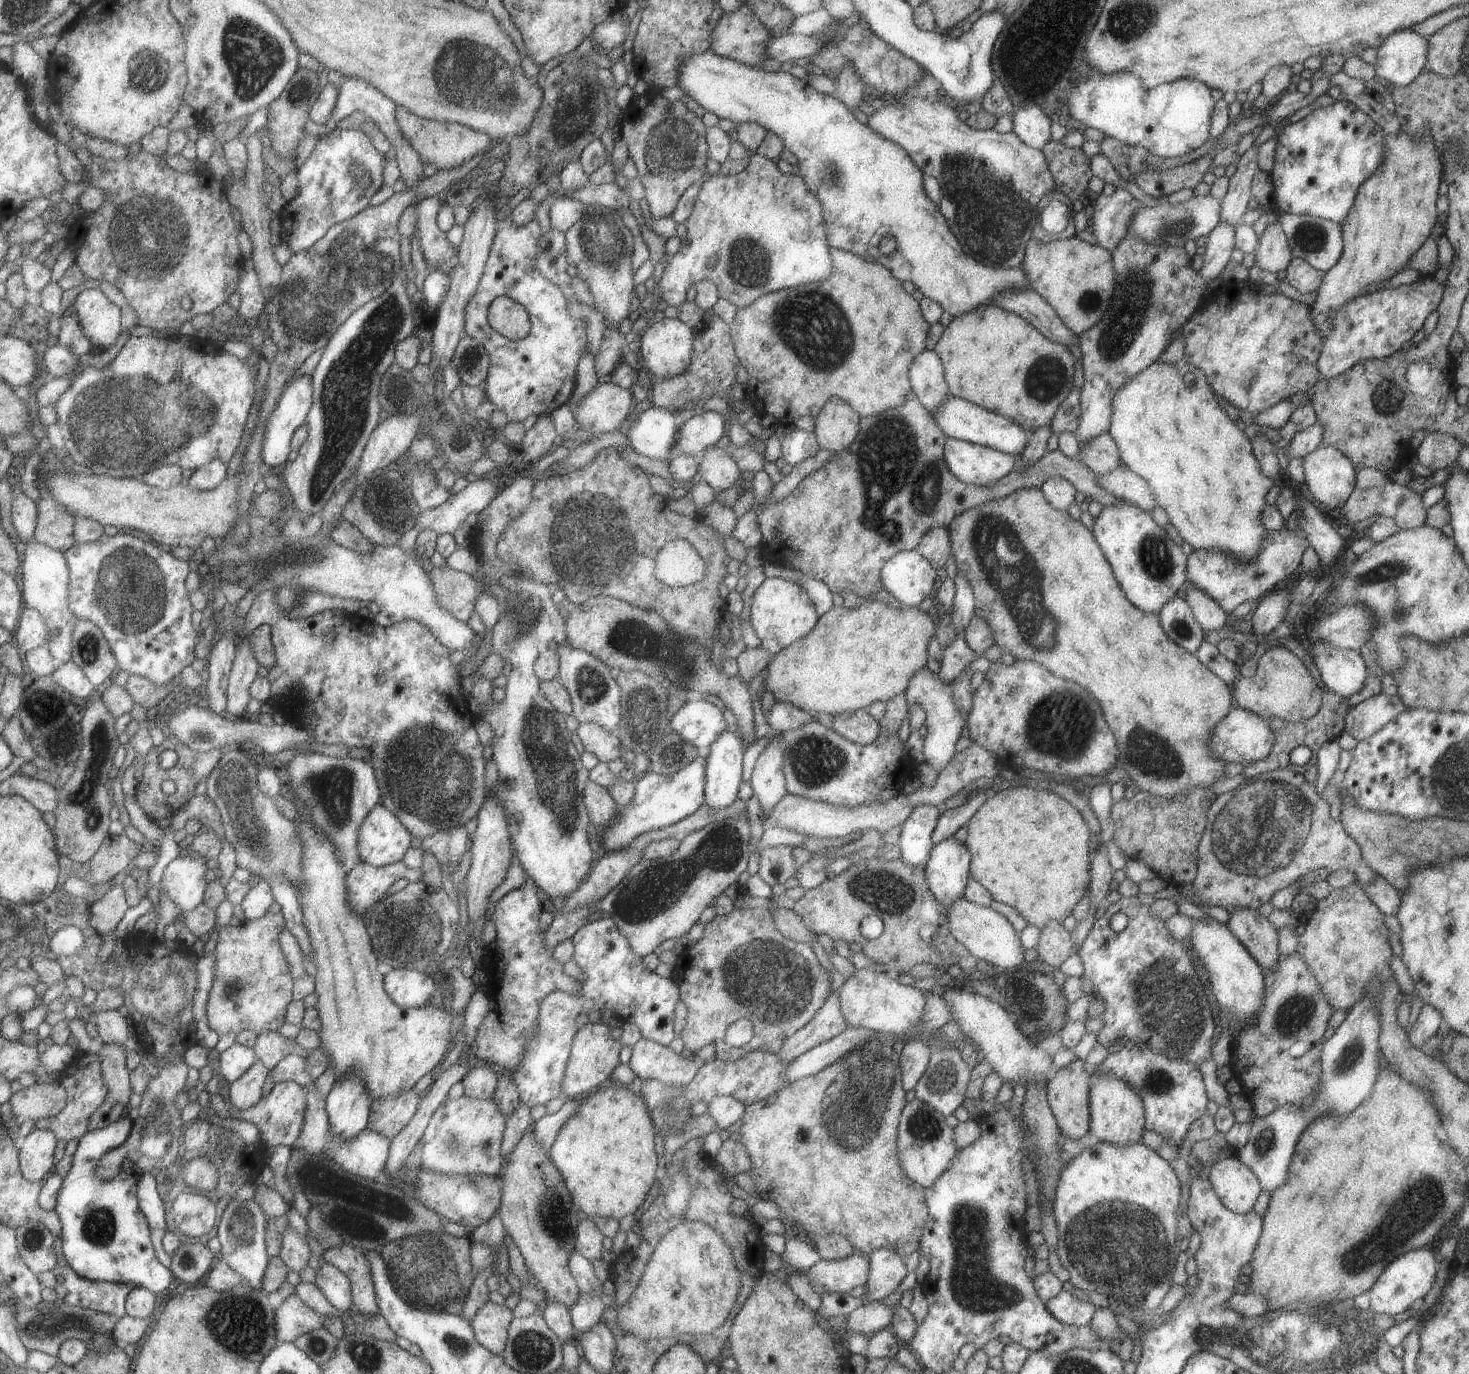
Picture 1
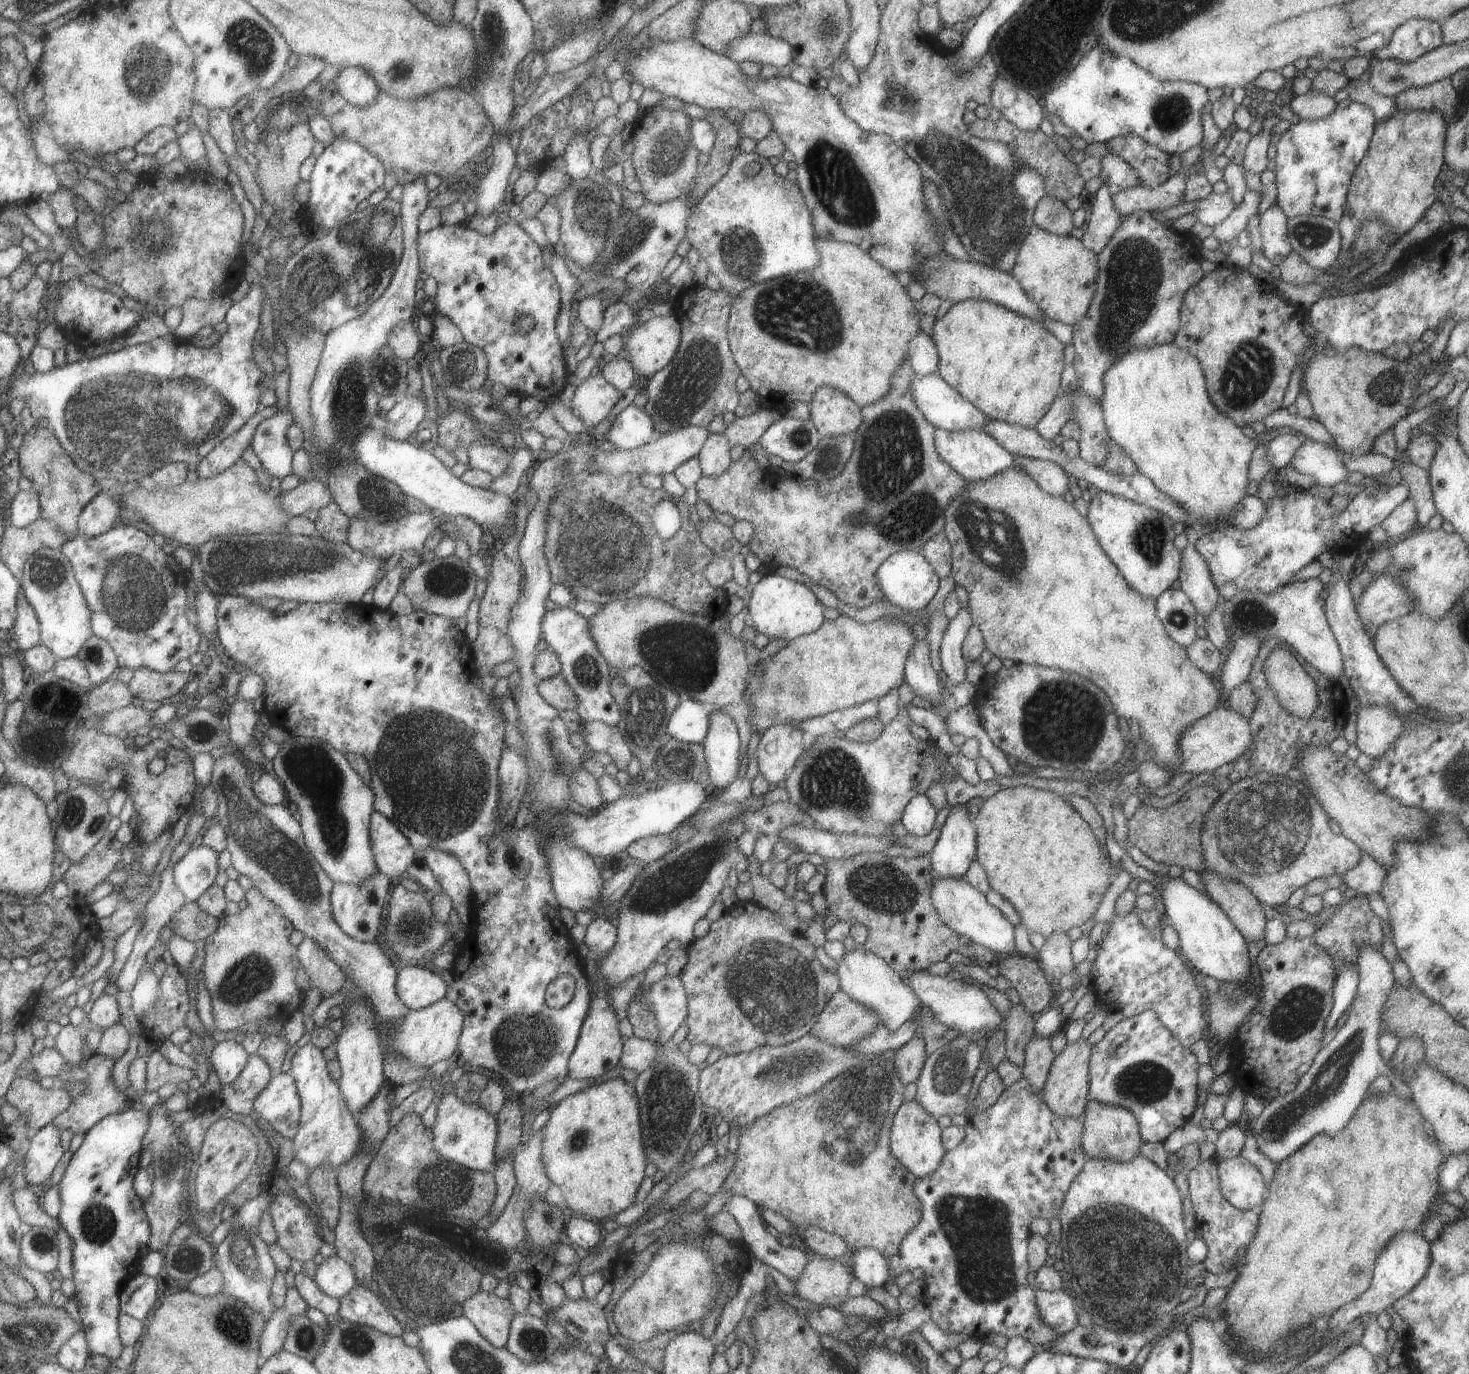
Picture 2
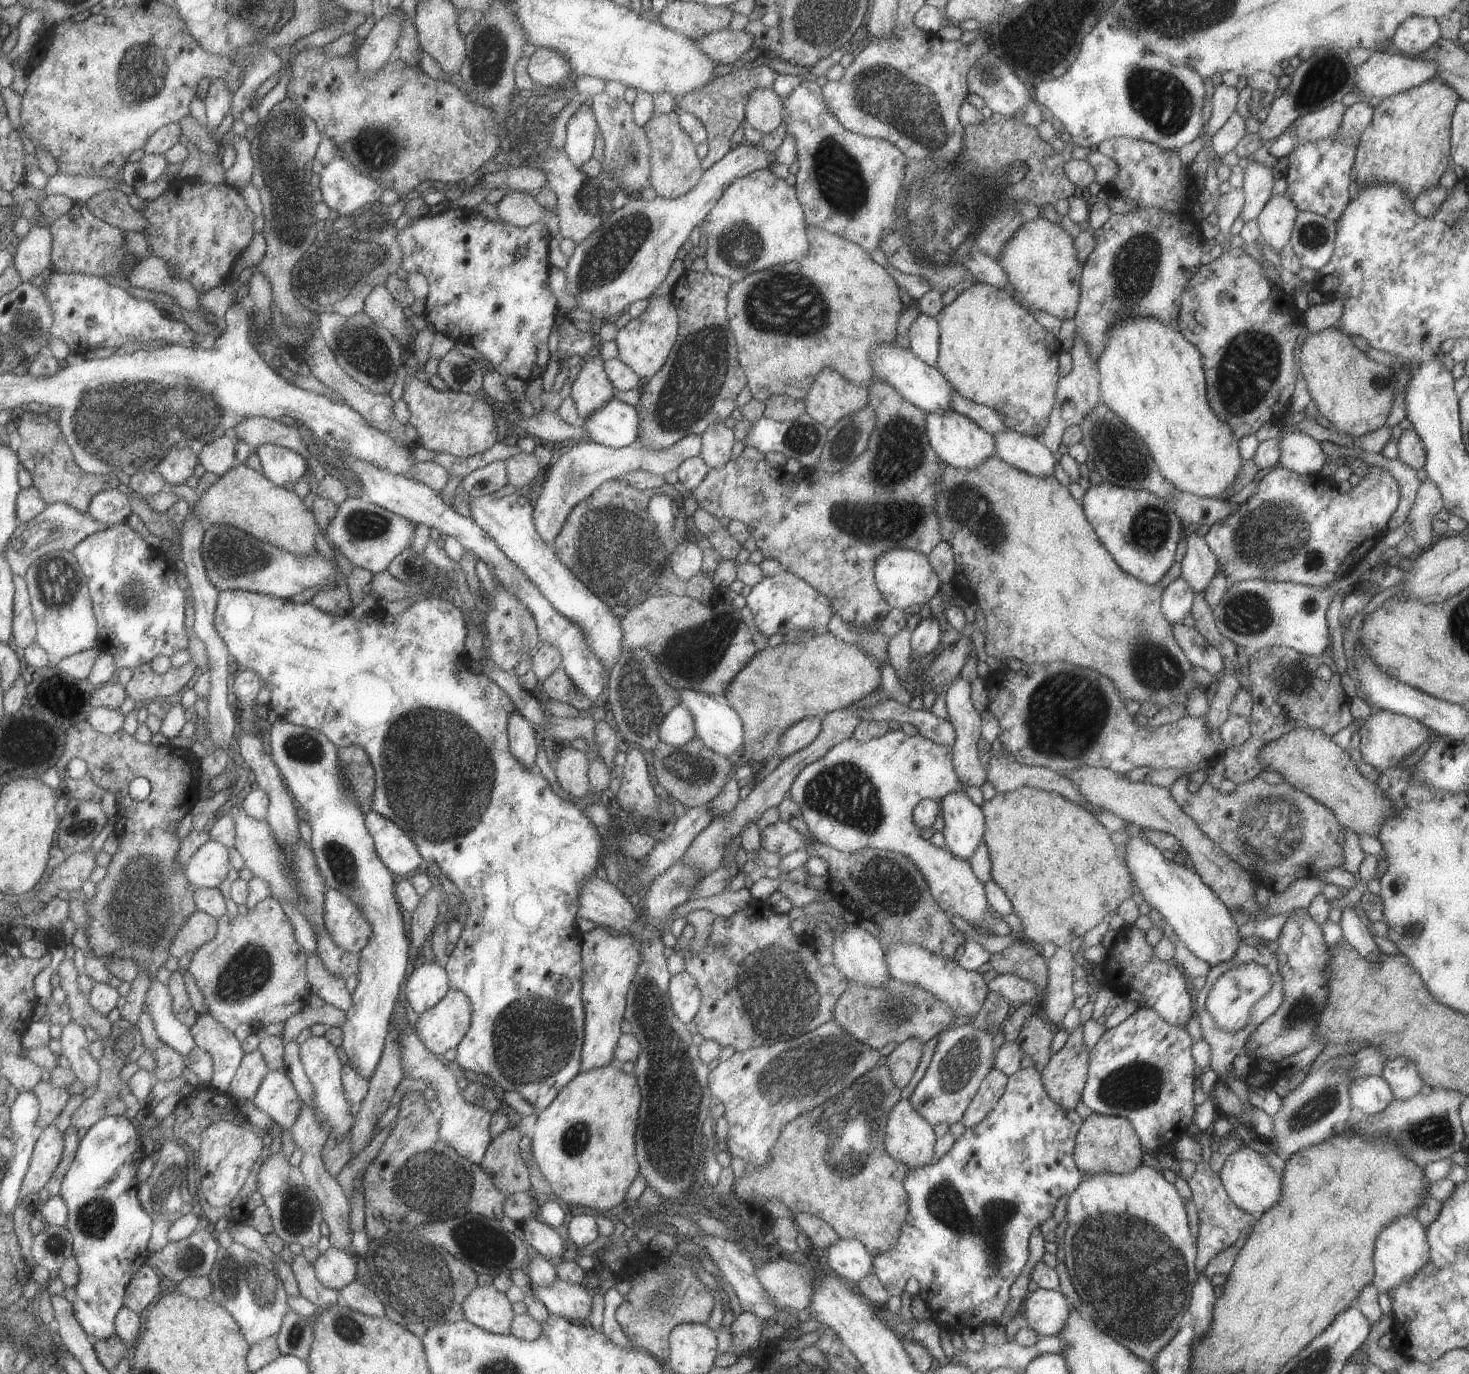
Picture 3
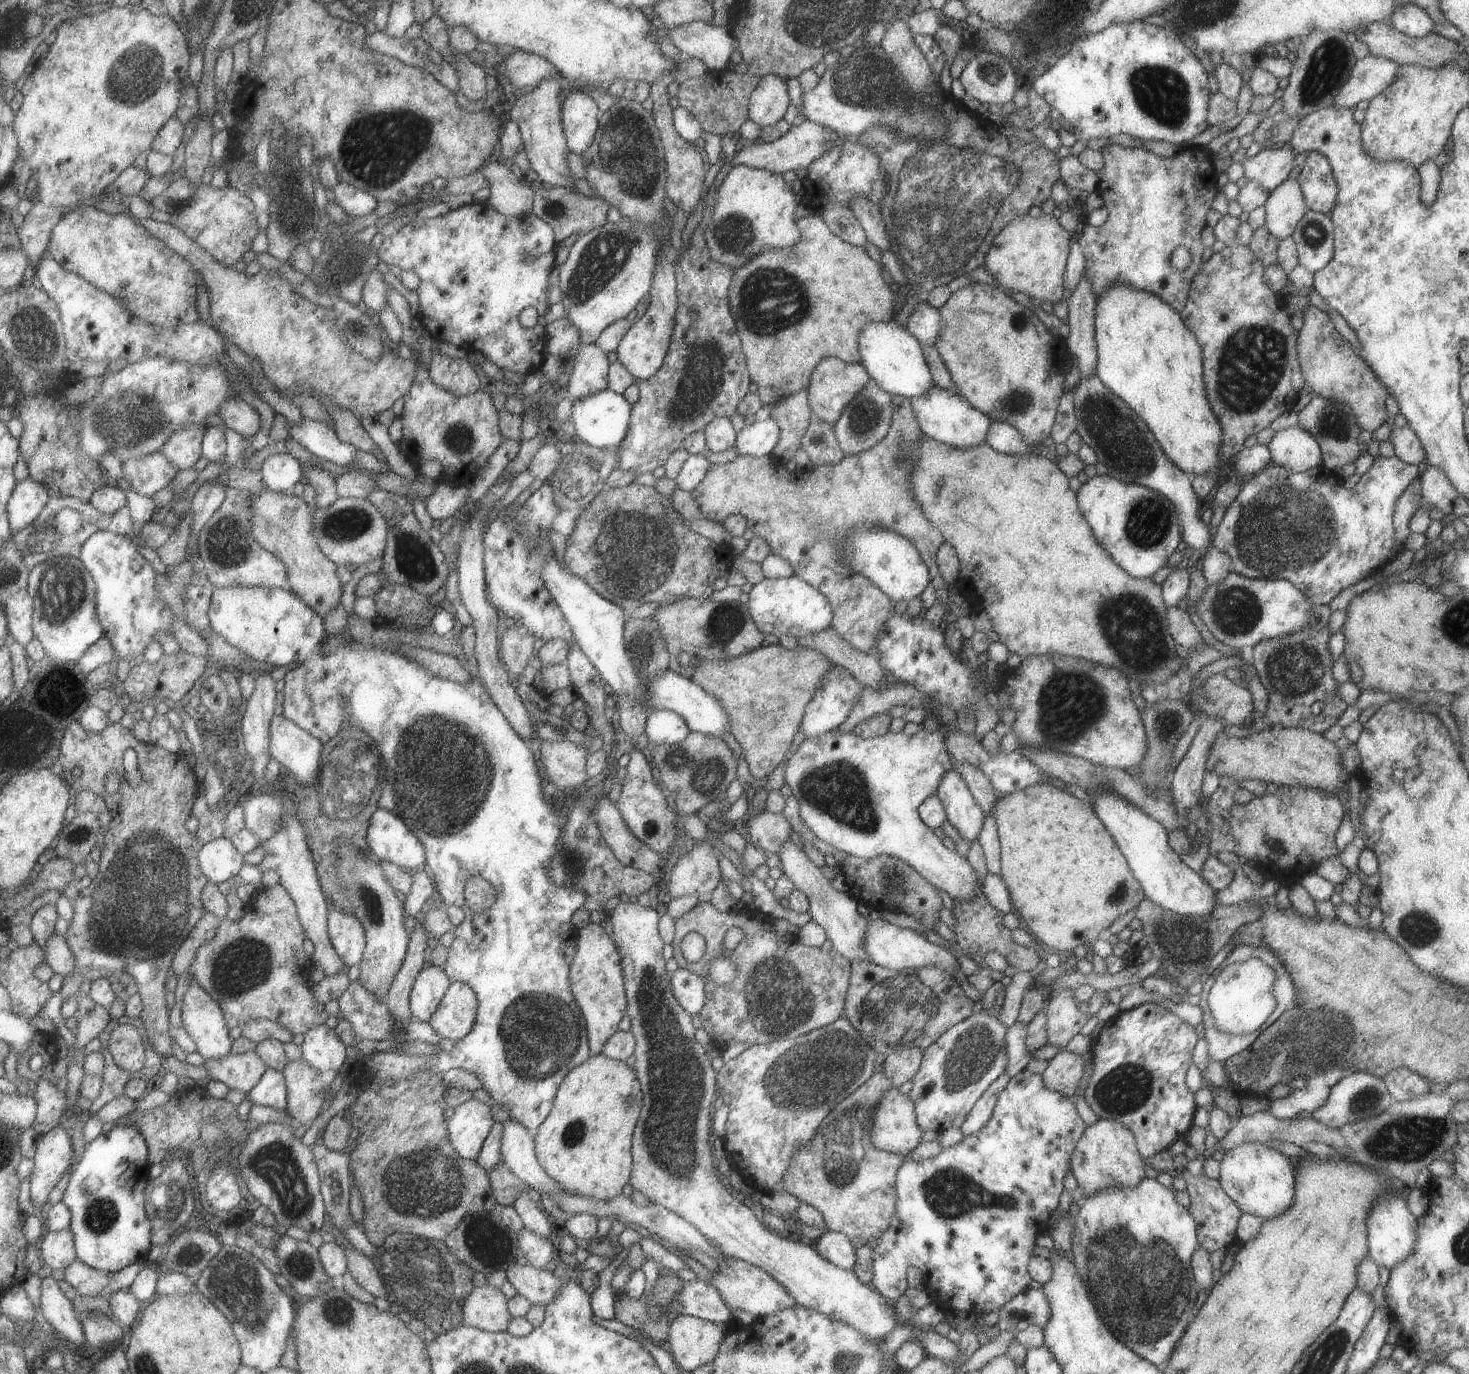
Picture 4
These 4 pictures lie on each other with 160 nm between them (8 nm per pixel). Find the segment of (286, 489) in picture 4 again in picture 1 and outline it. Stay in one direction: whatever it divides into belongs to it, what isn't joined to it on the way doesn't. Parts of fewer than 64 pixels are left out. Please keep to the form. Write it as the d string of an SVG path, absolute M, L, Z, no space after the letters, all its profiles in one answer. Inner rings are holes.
M309 374L284 388L281 400L266 424L262 453L267 467L281 466L289 458L290 439L305 422L312 398L313 384Z

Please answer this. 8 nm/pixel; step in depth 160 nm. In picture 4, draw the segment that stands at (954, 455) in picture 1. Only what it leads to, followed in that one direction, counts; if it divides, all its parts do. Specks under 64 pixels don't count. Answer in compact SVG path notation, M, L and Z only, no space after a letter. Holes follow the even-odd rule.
M934 384L927 389L925 394L911 398L909 403L922 435L939 444L945 444L949 448L967 450L967 448L975 448L977 444L983 444L985 434L992 424L985 414L972 408L959 394L951 390L943 390Z

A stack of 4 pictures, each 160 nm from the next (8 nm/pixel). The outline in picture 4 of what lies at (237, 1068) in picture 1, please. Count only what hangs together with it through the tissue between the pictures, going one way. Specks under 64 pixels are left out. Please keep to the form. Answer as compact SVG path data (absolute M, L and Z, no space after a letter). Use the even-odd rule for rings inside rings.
M194 978L189 982L189 989L182 999L182 1022L188 1034L197 1042L198 1052L206 1059L221 1060L225 1056L232 1054L236 1040L229 1036L230 1027L225 1020L225 1013L221 1004L211 997L211 994L205 990Z

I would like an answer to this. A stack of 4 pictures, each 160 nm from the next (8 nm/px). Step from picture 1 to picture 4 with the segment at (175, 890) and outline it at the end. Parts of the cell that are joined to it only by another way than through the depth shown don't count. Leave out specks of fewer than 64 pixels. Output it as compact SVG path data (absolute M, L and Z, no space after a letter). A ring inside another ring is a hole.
M225 837L205 843L199 852L199 866L209 882L221 884L242 872L245 855Z

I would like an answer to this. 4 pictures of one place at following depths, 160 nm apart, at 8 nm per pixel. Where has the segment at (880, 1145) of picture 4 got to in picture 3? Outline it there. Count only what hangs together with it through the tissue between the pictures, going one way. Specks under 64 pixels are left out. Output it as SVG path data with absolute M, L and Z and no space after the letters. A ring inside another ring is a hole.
M899 1099L888 1114L884 1145L887 1154L895 1160L901 1161L908 1167L915 1168L927 1165L934 1160L933 1145L935 1142L932 1126L911 1106L907 1099Z

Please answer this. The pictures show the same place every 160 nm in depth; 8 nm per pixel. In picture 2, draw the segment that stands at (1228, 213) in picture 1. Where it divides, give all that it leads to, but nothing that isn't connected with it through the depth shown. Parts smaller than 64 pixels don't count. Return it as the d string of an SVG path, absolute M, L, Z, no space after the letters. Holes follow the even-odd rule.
M1267 115L1261 123L1261 129L1254 136L1251 135L1249 142L1244 150L1242 160L1243 174L1245 171L1260 173L1267 168L1267 148L1274 143L1274 137L1271 132L1279 120L1275 115Z

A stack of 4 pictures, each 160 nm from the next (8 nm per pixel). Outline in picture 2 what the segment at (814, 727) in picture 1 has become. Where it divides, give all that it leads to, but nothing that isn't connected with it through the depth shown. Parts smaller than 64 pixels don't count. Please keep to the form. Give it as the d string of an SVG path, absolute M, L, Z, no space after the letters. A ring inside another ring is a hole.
M903 681L898 686L898 715L889 724L884 725L875 740L860 743L838 738L833 734L807 739L804 749L786 775L783 787L788 792L789 800L819 829L838 835L873 835L885 839L892 834L891 826L901 820L903 809L909 800L915 795L923 795L933 782L939 782L943 786L946 800L955 805L965 805L975 796L986 799L1003 789L995 776L988 781L980 780L976 785L970 785L960 776L949 778L942 773L935 758L937 746L931 740L914 738L907 729L907 722L910 718L904 706L913 697L911 687Z

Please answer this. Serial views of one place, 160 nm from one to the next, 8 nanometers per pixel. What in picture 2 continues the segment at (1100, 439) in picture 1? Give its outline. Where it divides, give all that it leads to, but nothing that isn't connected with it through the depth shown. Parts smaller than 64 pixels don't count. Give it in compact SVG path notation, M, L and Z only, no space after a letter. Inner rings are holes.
M1081 388L1074 391L1060 392L1049 405L1049 410L1036 422L1034 427L1041 437L1052 440L1060 433L1061 428L1067 421L1077 421L1079 423L1081 429L1078 440L1080 459L1090 465L1098 466L1106 453L1104 438L1107 437L1100 402L1094 401Z

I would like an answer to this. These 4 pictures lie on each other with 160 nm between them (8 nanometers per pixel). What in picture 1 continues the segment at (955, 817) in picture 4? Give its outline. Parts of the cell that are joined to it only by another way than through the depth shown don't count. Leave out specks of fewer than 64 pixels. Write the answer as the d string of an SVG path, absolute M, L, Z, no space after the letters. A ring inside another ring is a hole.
M953 837L933 845L924 866L924 877L932 895L944 906L964 894L970 876L970 852Z

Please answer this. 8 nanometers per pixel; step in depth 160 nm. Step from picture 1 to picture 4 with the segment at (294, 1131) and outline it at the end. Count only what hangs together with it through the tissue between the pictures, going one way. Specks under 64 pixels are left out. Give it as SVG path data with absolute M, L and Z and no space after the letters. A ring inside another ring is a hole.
M269 1067L261 1082L247 1096L254 1105L259 1104L283 1111L289 1104L287 1101L288 1091L283 1072Z

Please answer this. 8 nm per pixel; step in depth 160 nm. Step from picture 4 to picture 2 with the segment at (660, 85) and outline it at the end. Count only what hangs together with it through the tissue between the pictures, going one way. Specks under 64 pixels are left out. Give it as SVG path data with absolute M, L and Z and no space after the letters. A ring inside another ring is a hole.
M656 106L655 109L639 113L632 123L631 142L634 149L631 154L632 168L641 185L643 198L652 203L662 203L685 196L695 186L697 172L697 155L699 151L692 144L690 137L690 120L682 111L663 109Z

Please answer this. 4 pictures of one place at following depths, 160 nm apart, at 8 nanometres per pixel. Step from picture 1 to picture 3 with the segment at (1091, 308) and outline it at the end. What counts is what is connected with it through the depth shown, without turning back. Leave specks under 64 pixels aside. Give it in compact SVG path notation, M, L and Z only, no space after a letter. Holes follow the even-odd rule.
M1041 216L1024 222L1015 230L1012 237L1003 243L1001 252L996 256L996 261L1006 274L1008 288L1017 290L1030 311L1045 310L1060 320L1074 318L1079 300L1082 264L1076 259L1073 239L1059 227L1059 223L1048 221Z

